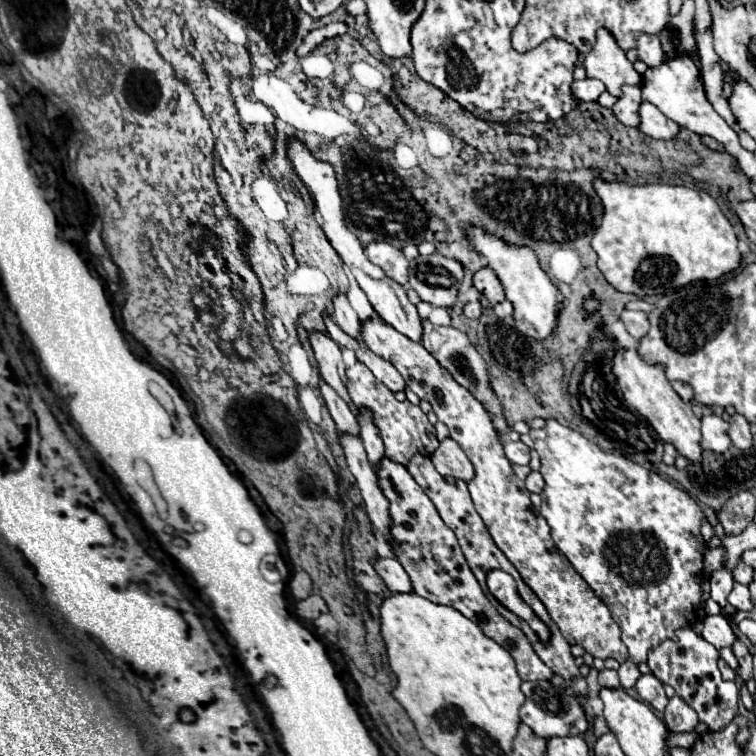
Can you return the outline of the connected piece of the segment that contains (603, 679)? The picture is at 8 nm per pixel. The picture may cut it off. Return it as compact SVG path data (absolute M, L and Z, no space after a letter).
M602 669L602 671L598 671L598 683L600 683L602 687L612 687L612 689L620 687L618 673L612 671L612 669Z

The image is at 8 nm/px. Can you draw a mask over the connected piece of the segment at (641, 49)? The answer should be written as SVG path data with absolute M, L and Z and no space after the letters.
M640 35L636 51L638 51L638 59L644 61L648 67L658 67L658 63L664 63L666 59L658 35Z

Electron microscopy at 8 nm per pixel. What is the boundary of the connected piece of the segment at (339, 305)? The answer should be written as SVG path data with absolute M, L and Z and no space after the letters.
M338 293L338 295L332 299L332 305L334 305L334 319L336 319L336 323L338 323L350 337L360 339L360 317L358 317L356 311L350 307L346 295L344 295L344 293Z

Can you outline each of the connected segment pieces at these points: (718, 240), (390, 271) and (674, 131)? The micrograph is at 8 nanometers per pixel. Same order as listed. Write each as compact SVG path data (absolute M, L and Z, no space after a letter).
M592 179L592 187L602 201L602 223L594 231L592 247L598 255L598 269L604 279L622 293L634 293L638 297L656 295L688 285L702 279L718 279L724 273L734 271L740 265L738 239L730 221L720 211L718 203L706 193L682 185L630 185L624 181Z
M374 241L368 243L364 247L368 259L382 267L386 271L386 275L394 281L398 281L400 285L408 283L408 259L404 257L404 253L400 249L396 249L390 243L382 243L382 241Z
M642 101L640 109L638 109L638 115L640 115L640 131L654 137L654 139L674 139L680 131L678 123L674 123L672 119L666 119L666 115L654 107L652 103L646 103Z

